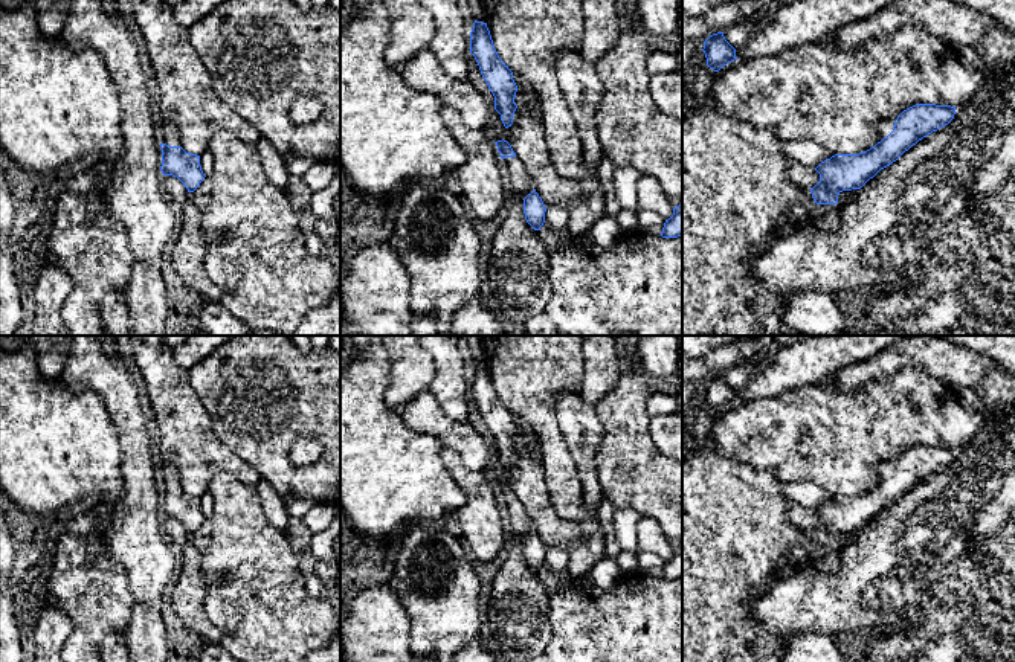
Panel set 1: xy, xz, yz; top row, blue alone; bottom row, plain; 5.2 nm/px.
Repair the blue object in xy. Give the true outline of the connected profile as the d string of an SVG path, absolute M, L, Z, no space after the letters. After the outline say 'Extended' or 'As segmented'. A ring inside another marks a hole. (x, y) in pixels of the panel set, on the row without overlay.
M171 464L160 470L160 491L163 517L177 519L188 534L194 534L206 519L200 508L200 497L186 494L180 488L180 476Z. Extended

